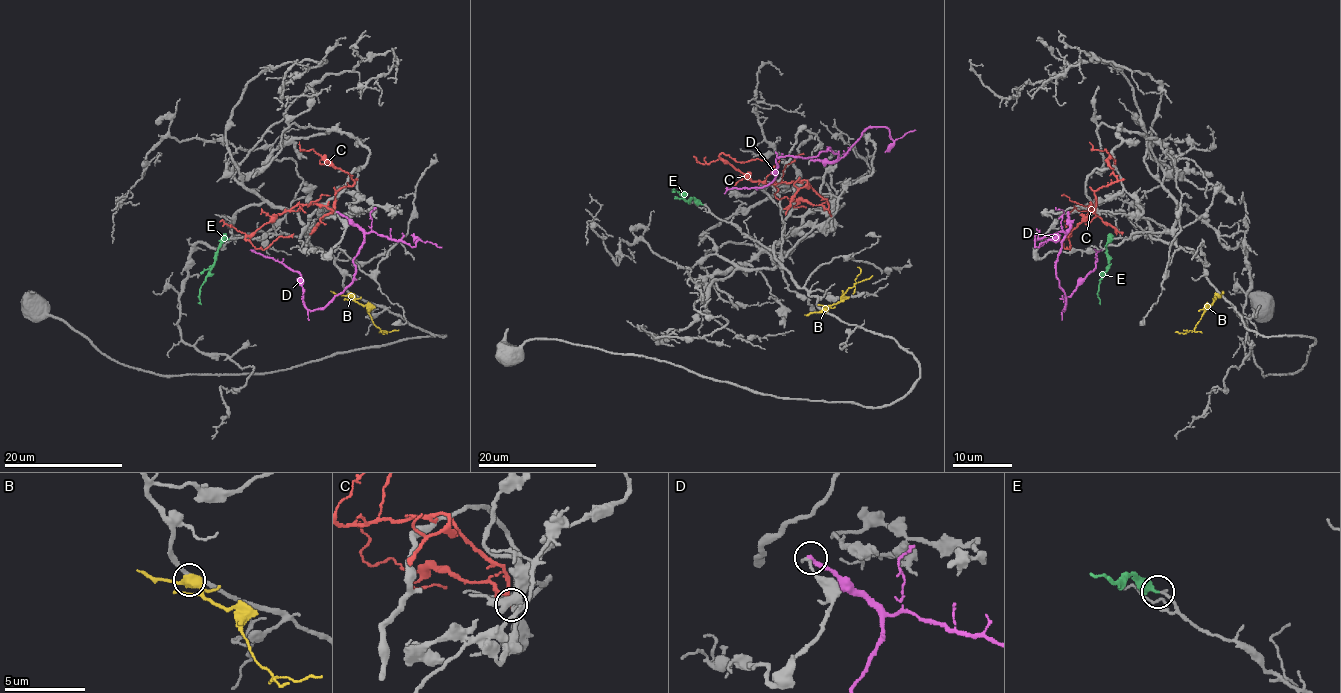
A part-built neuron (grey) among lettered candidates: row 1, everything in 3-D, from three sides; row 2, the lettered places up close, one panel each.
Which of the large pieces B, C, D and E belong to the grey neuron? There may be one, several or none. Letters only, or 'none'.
B, E

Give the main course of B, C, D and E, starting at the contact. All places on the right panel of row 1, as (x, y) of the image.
B: (1218, 295), (1192, 331), (1175, 332)
C: (1121, 180), (1094, 192), (1096, 207), (1090, 211), (1088, 205), (1090, 213), (1063, 238), (1069, 250), (1070, 234)
D: (1067, 211), (1069, 229), (1055, 261), (1064, 310), (1064, 299), (1096, 267), (1096, 255), (1102, 249)
E: (1112, 238), (1106, 244), (1109, 267), (1099, 286), (1100, 302)

